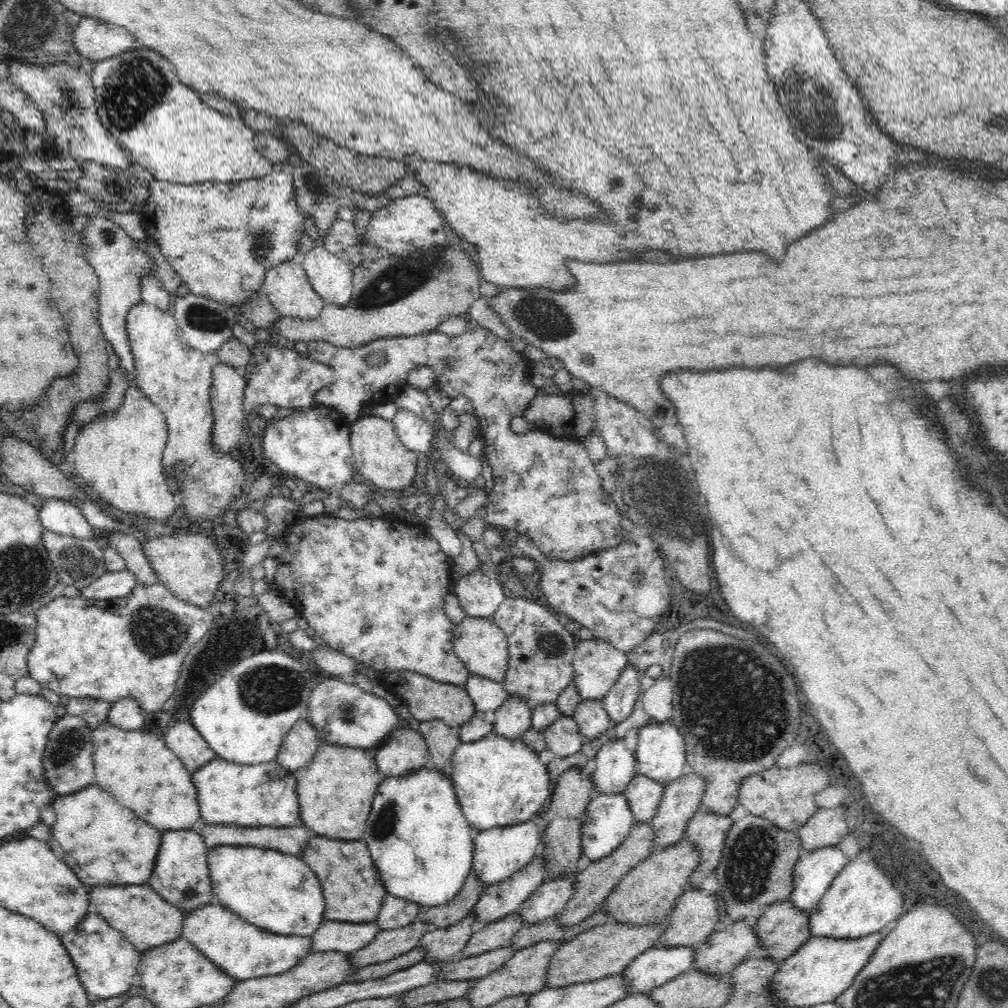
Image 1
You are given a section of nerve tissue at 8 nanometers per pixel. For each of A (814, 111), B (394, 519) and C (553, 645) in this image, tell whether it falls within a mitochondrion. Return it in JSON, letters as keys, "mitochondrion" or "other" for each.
{"A":"mitochondrion","B":"other","C":"mitochondrion"}

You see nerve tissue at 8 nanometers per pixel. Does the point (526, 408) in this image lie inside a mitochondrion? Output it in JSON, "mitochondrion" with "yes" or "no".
{"mitochondrion":"no"}

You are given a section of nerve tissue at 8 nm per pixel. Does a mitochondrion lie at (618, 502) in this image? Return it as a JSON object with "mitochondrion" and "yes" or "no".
{"mitochondrion":"yes"}

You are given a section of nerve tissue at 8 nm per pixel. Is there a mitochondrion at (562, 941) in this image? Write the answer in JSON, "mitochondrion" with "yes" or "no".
{"mitochondrion":"no"}

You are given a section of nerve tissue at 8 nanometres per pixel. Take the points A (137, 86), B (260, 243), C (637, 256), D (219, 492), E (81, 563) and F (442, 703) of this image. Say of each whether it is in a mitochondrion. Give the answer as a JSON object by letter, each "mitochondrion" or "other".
{"A":"mitochondrion","B":"mitochondrion","C":"other","D":"mitochondrion","E":"mitochondrion","F":"other"}

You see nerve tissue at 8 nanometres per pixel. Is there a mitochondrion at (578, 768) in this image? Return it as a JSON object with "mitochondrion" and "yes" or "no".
{"mitochondrion":"no"}

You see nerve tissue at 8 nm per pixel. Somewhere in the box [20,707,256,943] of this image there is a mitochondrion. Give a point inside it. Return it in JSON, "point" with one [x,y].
{"point":[69,743]}

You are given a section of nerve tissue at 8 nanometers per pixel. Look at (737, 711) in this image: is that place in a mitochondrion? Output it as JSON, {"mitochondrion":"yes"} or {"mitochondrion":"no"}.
{"mitochondrion":"yes"}

